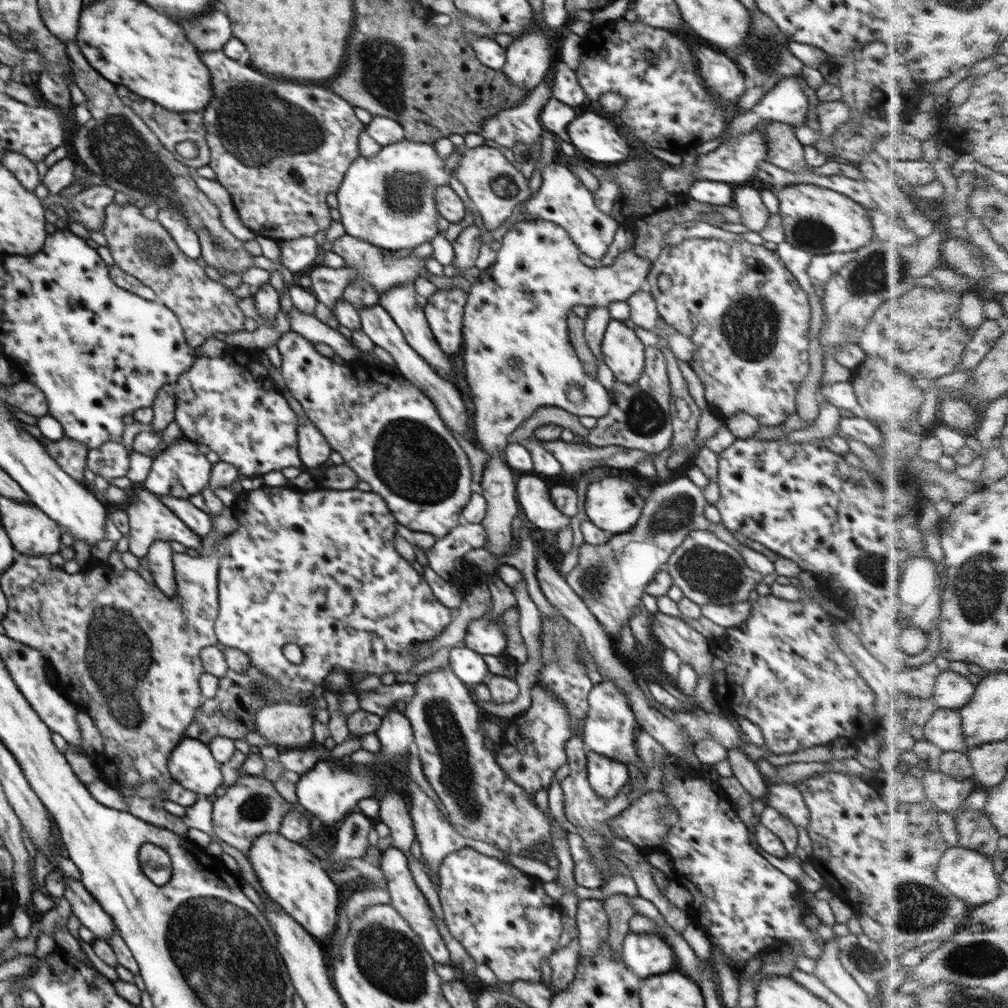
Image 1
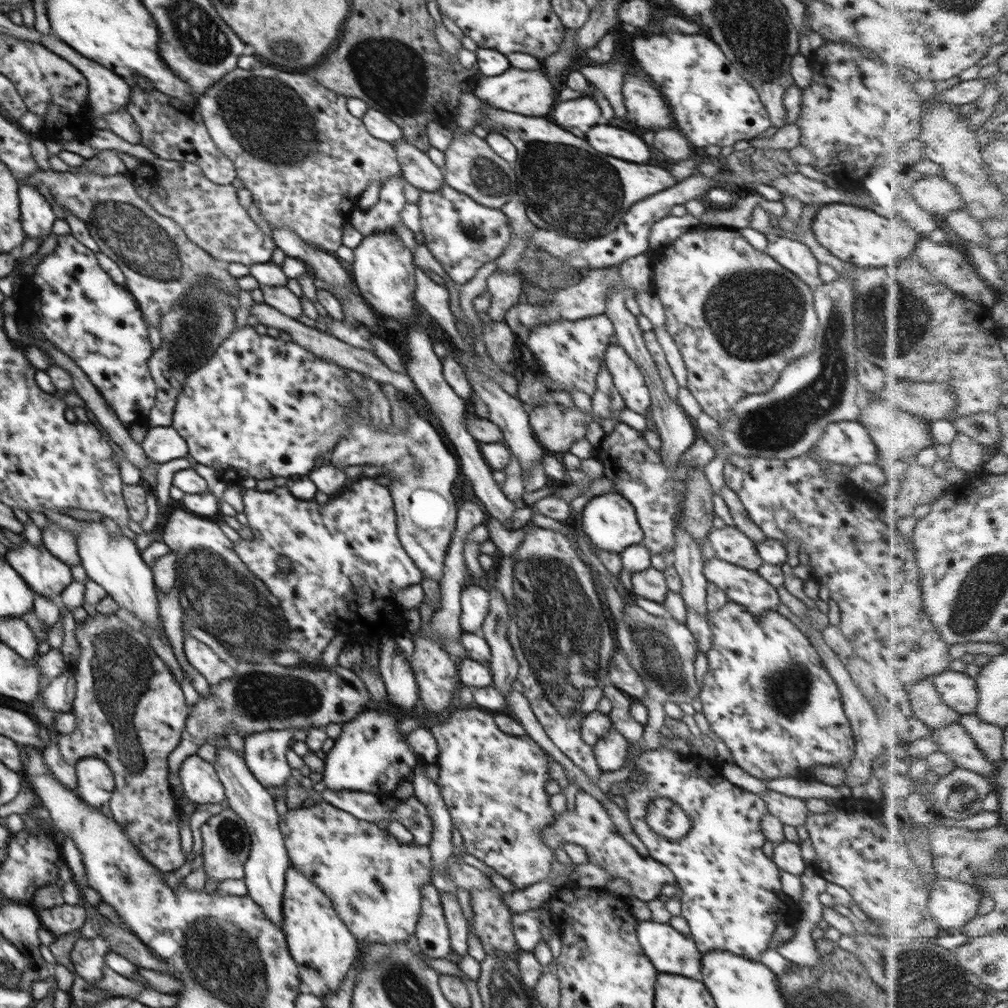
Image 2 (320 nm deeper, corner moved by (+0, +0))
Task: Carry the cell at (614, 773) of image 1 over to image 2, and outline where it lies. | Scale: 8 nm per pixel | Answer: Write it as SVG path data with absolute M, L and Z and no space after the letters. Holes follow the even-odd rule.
M610 727L593 747L596 762L603 772L612 772L625 766L624 760L629 750L626 738L614 727Z

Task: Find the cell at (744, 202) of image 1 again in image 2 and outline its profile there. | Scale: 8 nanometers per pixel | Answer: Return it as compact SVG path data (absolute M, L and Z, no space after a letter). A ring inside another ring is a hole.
M771 225L771 230L764 232L769 241L766 253L784 268L793 272L812 289L823 284L824 282L819 275L820 264L808 246L778 235L778 231L779 229Z

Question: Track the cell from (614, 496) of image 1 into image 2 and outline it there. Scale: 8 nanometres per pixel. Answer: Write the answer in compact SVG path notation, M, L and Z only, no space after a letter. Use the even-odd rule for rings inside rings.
M618 492L595 495L582 509L582 513L582 530L590 537L595 549L621 553L629 546L643 541L644 532L638 525L634 506Z

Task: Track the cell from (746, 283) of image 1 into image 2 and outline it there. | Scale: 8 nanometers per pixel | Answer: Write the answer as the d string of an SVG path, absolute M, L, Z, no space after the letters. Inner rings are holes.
M738 230L686 231L666 247L666 250L662 252L662 260L660 260L660 252L658 252L656 258L651 258L651 262L654 272L652 280L653 291L664 307L666 315L665 327L672 335L681 352L687 370L687 387L700 403L703 412L717 420L719 424L726 422L730 418L733 406L738 400L754 393L767 393L777 383L780 373L789 364L810 354L814 350L819 320L813 303L813 289L800 280L793 272L784 268L776 260L773 260L767 253L755 250Z

